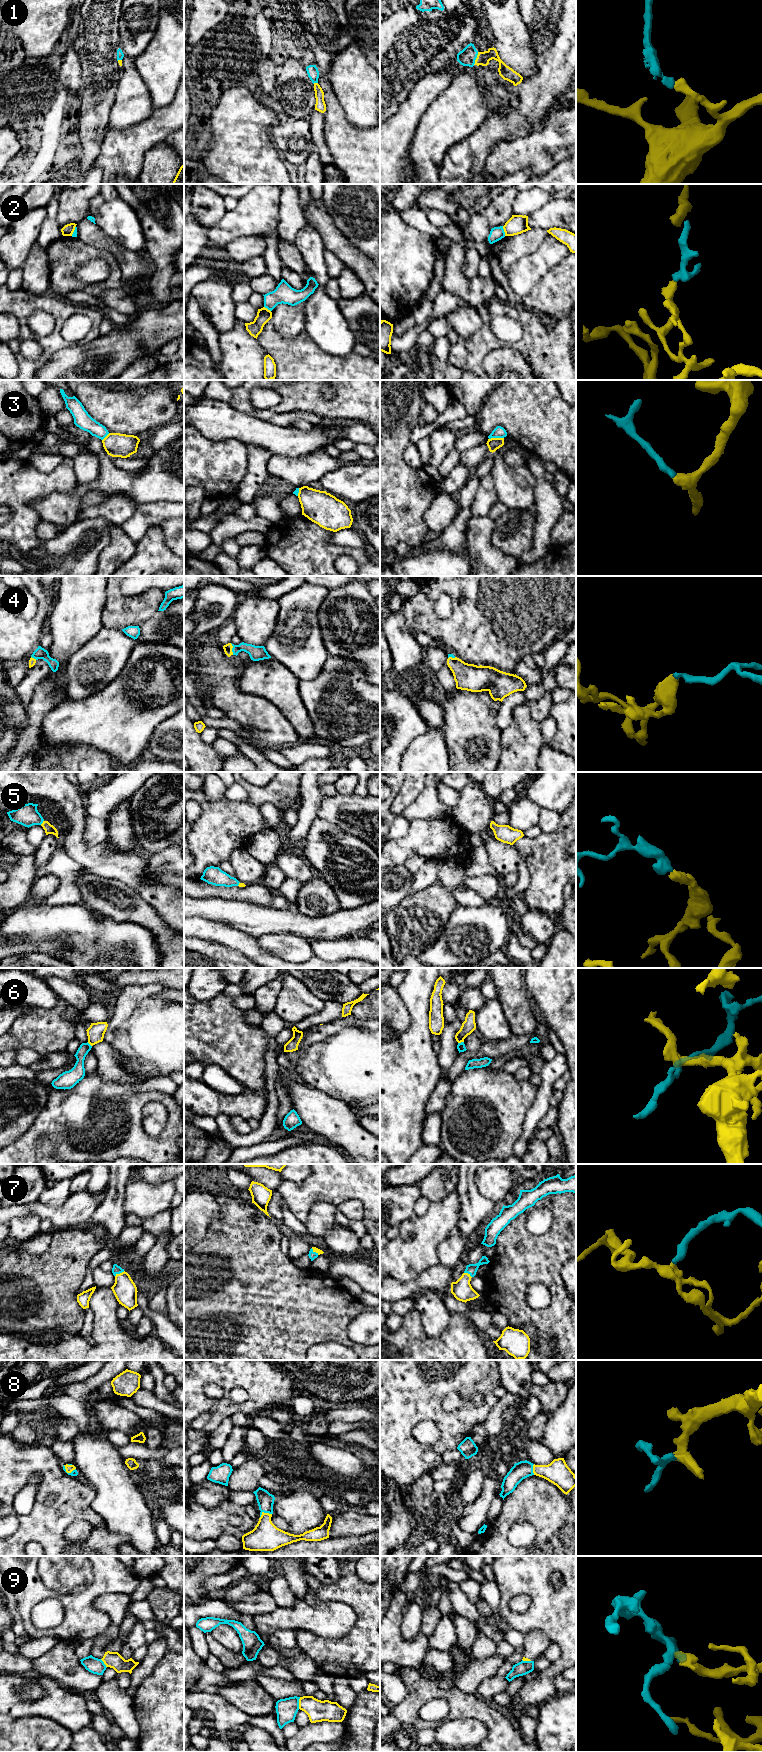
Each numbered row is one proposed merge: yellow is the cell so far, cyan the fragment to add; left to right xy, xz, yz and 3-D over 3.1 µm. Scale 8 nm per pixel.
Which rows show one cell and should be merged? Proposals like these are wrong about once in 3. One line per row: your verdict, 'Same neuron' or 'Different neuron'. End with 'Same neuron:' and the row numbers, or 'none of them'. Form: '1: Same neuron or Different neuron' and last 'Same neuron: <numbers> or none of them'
1: Same neuron
2: Different neuron
3: Different neuron
4: Same neuron
5: Same neuron
6: Different neuron
7: Same neuron
8: Same neuron
9: Different neuron
Same neuron: 1, 4, 5, 7, 8

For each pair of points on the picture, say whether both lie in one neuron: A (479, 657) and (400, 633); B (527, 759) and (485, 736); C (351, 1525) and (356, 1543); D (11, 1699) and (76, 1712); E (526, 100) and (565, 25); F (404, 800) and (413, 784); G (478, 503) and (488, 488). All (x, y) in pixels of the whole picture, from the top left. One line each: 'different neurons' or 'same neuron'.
A: different neurons
B: different neurons
C: different neurons
D: same neuron
E: same neuron
F: same neuron
G: same neuron

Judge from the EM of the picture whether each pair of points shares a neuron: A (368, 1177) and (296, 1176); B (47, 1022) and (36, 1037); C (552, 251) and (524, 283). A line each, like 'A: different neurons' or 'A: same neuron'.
A: different neurons
B: same neuron
C: same neuron

